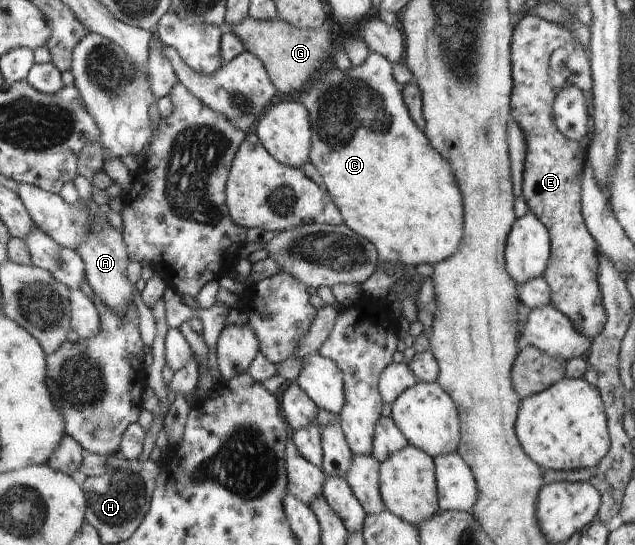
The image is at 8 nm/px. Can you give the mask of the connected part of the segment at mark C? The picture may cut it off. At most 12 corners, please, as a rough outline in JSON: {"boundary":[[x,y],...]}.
{"boundary":[[325,61],[309,160],[381,264],[463,239],[449,161],[392,63]]}

